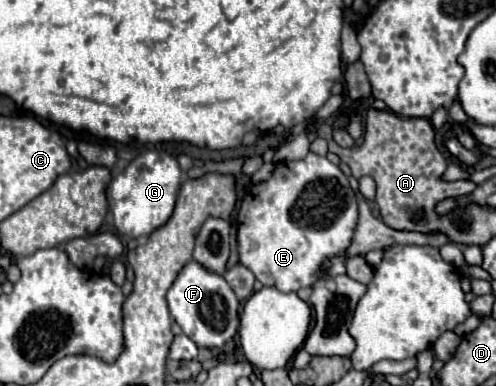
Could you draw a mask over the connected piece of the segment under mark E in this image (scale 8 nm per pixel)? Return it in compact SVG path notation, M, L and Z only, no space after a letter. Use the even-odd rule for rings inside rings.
M310 152L306 158L294 160L294 184L292 170L282 162L276 164L270 180L254 184L244 196L238 212L240 264L250 268L256 280L260 280L264 286L274 286L280 292L296 292L300 288L312 286L320 278L316 276L316 272L324 258L332 258L332 268L328 270L330 276L344 274L342 250L346 250L346 246L350 244L356 224L358 224L358 200L348 184L348 178L326 156Z

